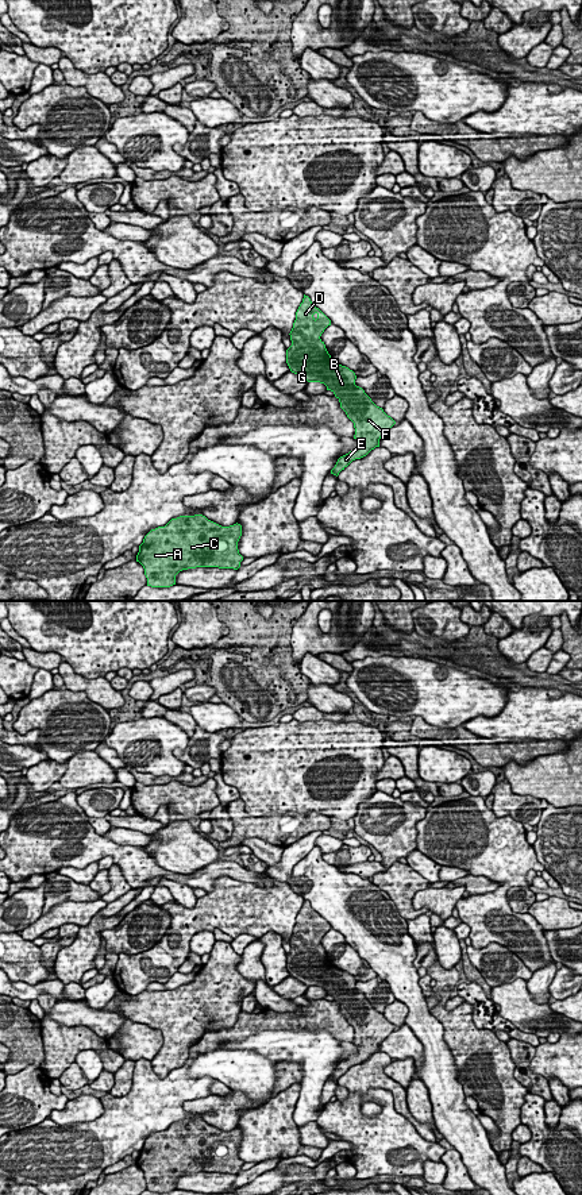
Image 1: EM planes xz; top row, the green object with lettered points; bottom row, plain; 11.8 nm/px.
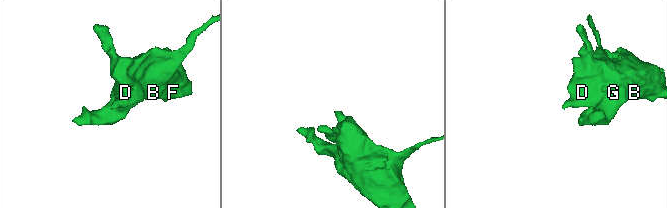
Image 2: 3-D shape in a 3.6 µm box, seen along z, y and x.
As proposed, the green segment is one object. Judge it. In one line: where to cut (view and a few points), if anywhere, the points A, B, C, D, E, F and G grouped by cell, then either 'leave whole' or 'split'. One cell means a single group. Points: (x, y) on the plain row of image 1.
no cut; A B C D E F G; leave whole

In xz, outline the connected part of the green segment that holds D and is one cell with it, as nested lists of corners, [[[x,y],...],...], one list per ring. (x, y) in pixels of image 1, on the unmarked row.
[[[304,899],[290,936],[292,951],[286,955],[286,968],[292,978],[308,987],[320,987],[331,995],[340,1013],[354,1028],[354,1044],[361,1048],[355,1056],[340,1061],[331,1075],[339,1080],[352,1065],[366,1061],[379,1052],[379,1044],[396,1026],[377,1011],[365,995],[355,990],[356,980],[346,971],[336,968],[320,944],[331,925]]]

